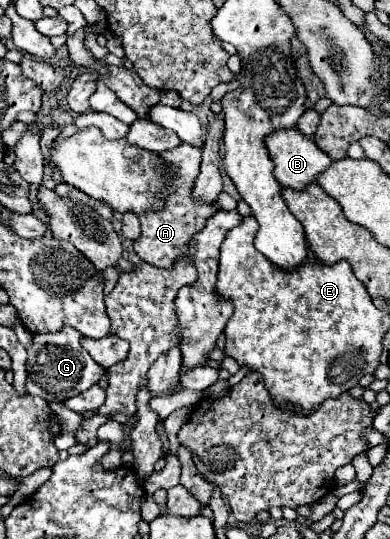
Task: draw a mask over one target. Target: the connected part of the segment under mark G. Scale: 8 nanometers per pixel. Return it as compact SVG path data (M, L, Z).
M63 327L59 333L39 333L33 335L31 347L27 347L27 379L25 379L25 391L29 395L39 395L45 401L65 401L69 397L75 397L83 389L93 387L101 375L105 373L103 367L95 365L91 357L87 357L87 351L79 343L81 333L69 327Z

